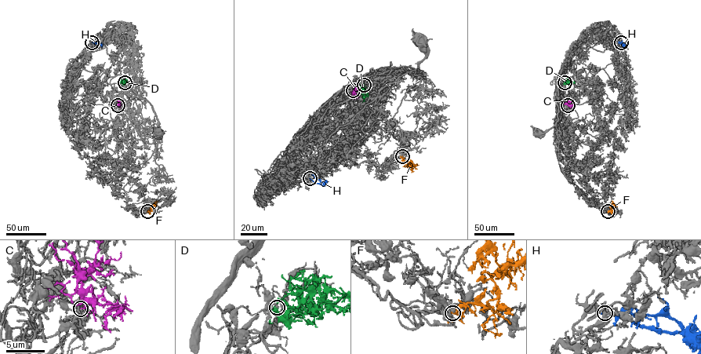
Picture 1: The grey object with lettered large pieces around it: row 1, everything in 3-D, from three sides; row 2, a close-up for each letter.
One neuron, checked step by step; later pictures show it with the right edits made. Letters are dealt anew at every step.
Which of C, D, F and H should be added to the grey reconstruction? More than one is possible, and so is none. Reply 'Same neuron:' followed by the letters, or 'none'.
Same neuron: none

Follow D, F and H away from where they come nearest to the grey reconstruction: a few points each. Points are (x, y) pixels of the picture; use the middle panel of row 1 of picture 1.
D: (364, 85), (361, 88), (364, 94), (362, 102)
F: (402, 156), (404, 162), (419, 165)
H: (310, 178), (324, 184), (311, 174)

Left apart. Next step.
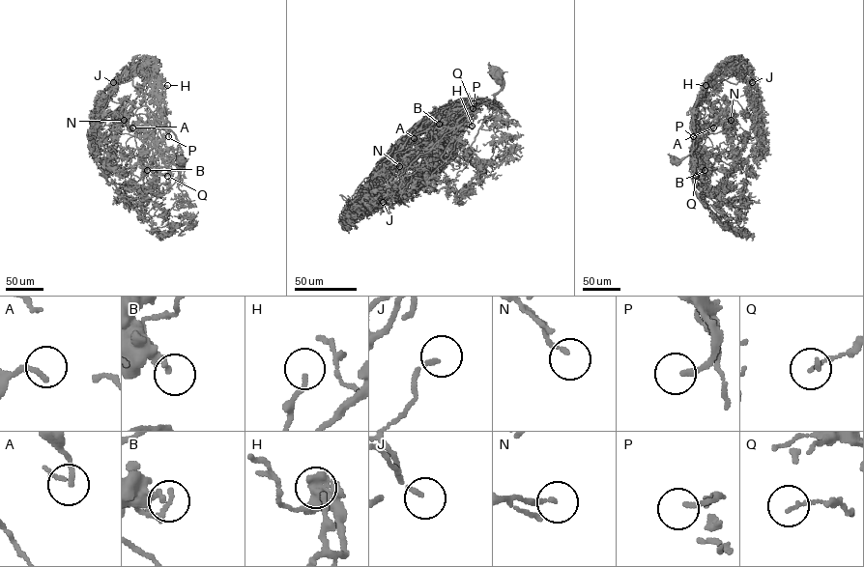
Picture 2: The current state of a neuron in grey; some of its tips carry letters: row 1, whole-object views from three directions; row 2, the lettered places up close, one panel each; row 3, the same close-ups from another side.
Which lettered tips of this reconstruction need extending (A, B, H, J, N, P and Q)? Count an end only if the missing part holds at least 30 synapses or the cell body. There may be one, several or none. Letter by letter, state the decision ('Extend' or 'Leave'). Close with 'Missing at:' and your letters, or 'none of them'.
A: Leave
B: Leave
H: Leave
J: Extend
N: Leave
P: Extend
Q: Leave
Missing at: J, P

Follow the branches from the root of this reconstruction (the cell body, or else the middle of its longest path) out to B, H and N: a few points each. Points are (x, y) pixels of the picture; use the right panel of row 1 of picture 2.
B: (675, 161), (695, 150), (696, 158), (705, 170)
H: (675, 161), (692, 152), (694, 107), (701, 89), (705, 85)
N: (675, 161), (692, 152), (691, 155), (697, 137), (721, 131), (732, 120), (727, 117), (731, 120)

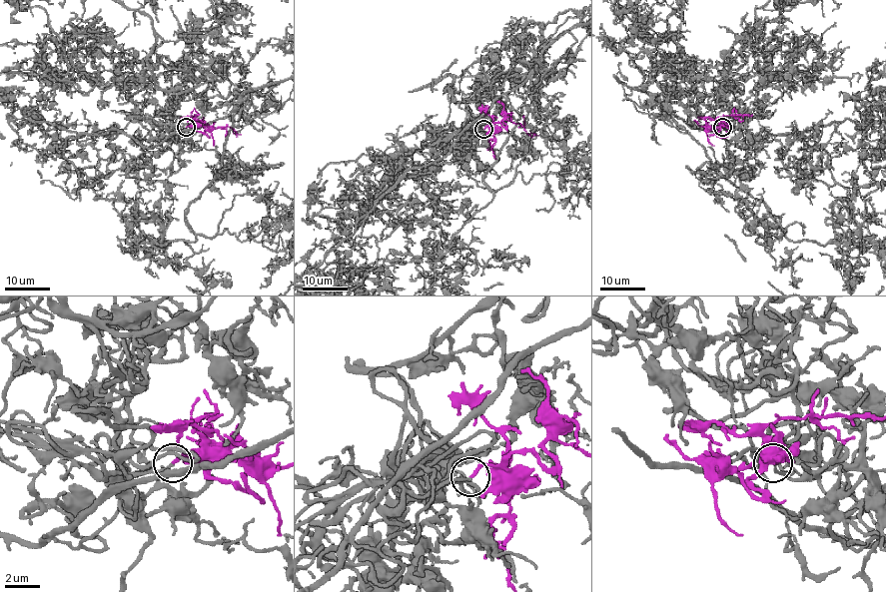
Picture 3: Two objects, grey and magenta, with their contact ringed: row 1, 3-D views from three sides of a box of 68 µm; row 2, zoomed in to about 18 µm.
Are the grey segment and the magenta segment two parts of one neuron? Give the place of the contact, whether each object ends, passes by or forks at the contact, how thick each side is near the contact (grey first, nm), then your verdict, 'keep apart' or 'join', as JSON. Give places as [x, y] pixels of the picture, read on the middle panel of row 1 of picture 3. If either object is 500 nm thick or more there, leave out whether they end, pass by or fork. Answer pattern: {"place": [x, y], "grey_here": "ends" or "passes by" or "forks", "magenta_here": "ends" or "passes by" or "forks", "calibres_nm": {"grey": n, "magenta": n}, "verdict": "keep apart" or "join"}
{"place": [483, 129], "grey_here": "ends", "magenta_here": "ends", "calibres_nm": {"grey": 160, "magenta": 190}, "verdict": "join"}

